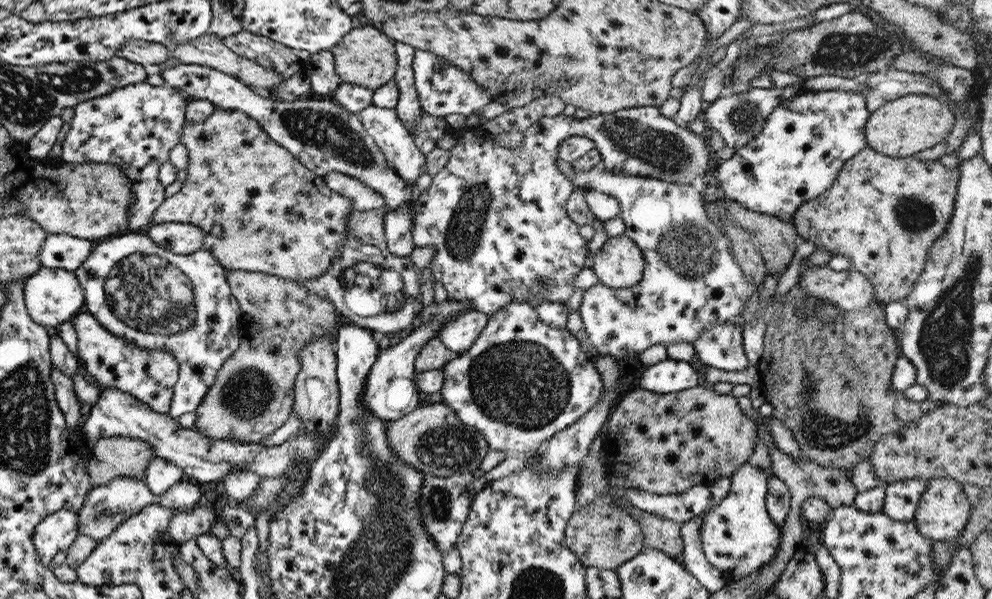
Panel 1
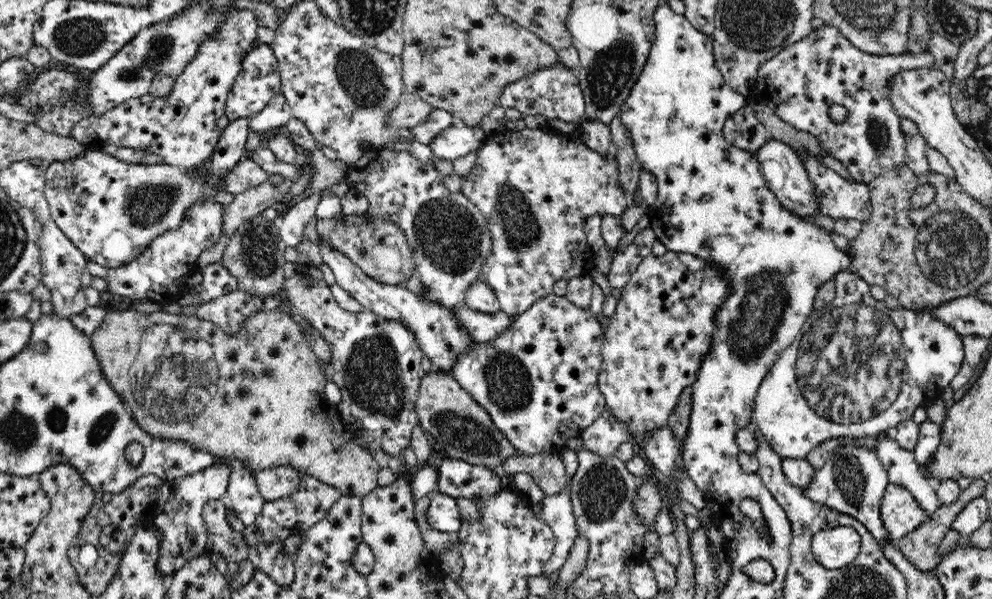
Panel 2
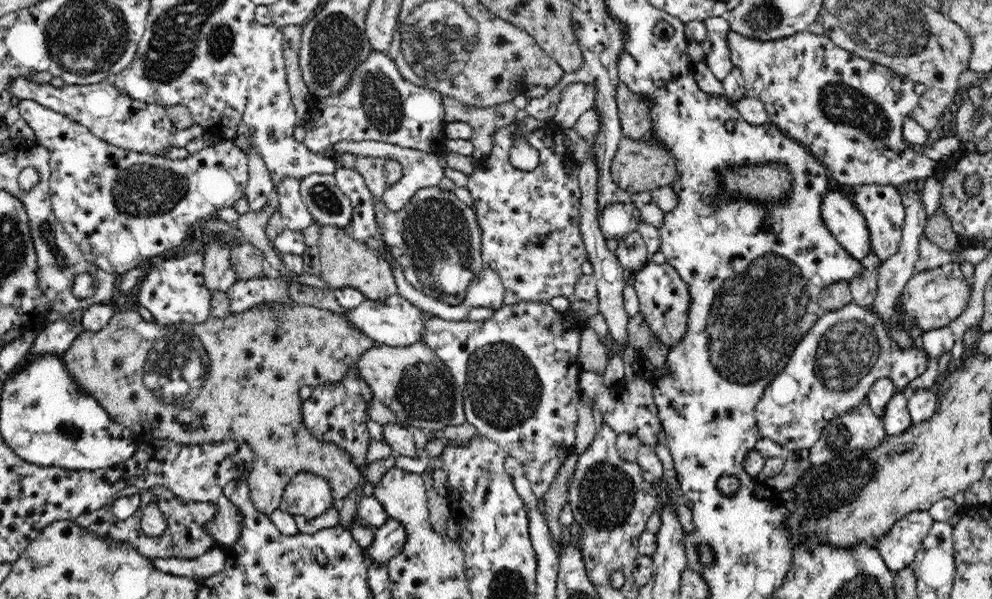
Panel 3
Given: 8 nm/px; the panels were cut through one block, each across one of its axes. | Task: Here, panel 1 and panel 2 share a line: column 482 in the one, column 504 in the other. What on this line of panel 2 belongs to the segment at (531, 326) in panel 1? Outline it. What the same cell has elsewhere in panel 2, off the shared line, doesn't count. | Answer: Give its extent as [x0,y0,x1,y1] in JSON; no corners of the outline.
[450,293,607,455]

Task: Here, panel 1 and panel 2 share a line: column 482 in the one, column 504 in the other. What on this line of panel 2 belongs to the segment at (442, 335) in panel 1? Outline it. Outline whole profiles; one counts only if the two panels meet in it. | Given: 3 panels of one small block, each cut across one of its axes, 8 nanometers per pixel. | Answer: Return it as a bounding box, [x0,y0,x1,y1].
[455,303,514,343]

